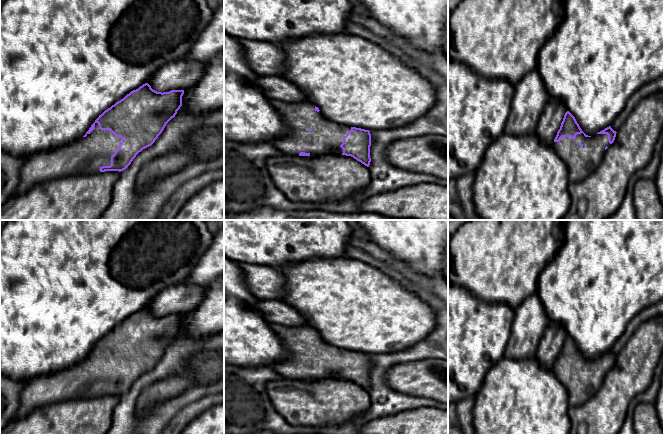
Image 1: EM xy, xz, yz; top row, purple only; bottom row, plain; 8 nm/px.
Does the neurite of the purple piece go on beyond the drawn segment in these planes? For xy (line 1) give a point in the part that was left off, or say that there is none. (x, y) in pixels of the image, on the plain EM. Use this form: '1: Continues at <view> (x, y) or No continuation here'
1: Continues at xy (86, 379)

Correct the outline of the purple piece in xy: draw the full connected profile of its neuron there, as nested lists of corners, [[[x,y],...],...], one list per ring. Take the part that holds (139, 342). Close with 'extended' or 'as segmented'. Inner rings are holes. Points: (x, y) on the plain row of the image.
[[[148,307],[131,315],[105,334],[86,358],[68,368],[36,376],[25,382],[19,406],[11,420],[27,416],[33,409],[57,402],[125,394],[143,373],[151,370],[182,330],[184,314],[157,316]]] | extended

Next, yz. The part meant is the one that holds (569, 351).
[[[569,335],[565,337],[553,372],[568,392],[569,407],[584,404],[599,391],[606,373],[614,366],[616,357],[609,350],[588,360],[575,341]]] | extended

